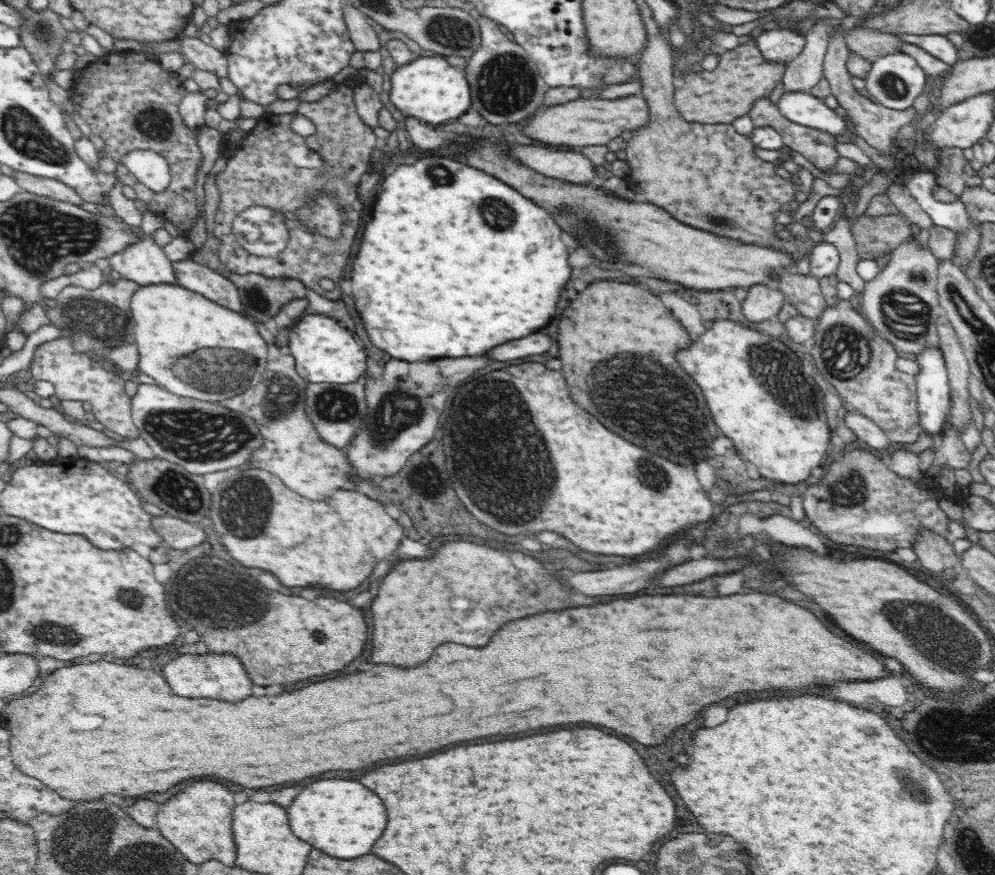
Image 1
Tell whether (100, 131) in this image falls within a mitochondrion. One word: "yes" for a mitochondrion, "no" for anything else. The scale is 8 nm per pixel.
no

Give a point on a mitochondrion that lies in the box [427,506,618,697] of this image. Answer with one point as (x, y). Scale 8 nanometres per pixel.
(538, 597)

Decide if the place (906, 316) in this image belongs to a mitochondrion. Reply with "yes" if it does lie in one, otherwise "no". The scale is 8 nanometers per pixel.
yes

